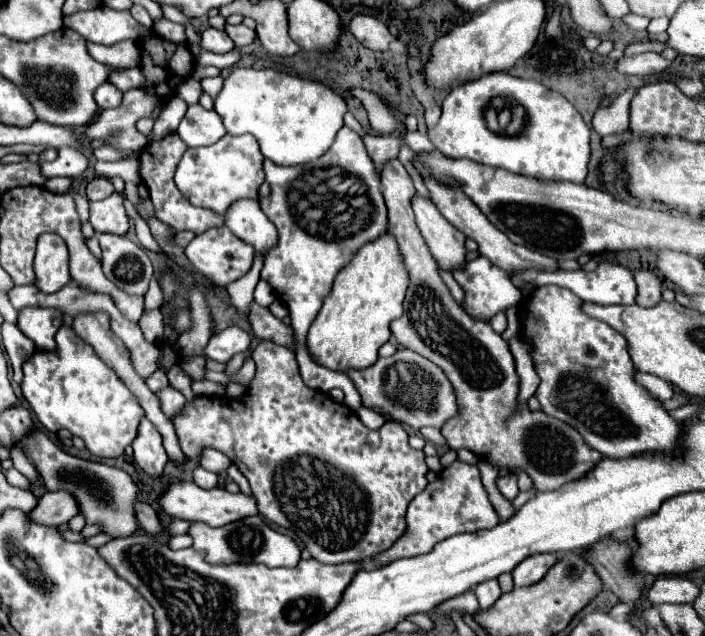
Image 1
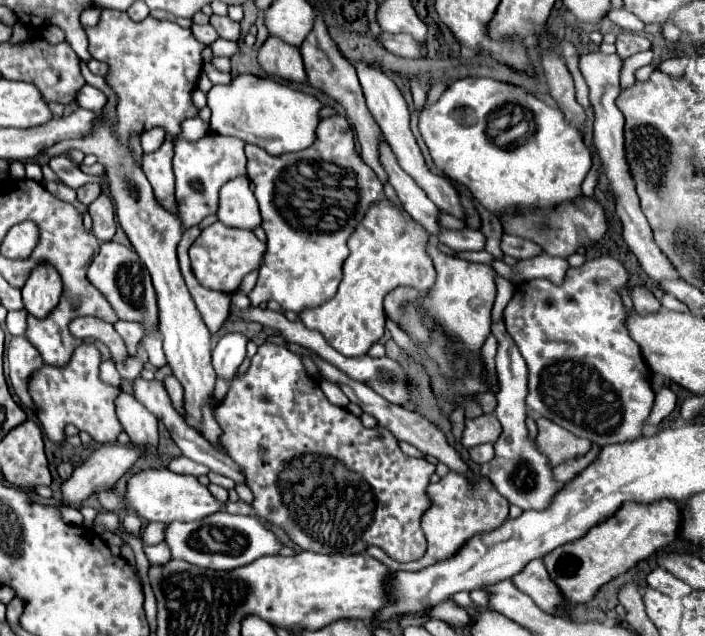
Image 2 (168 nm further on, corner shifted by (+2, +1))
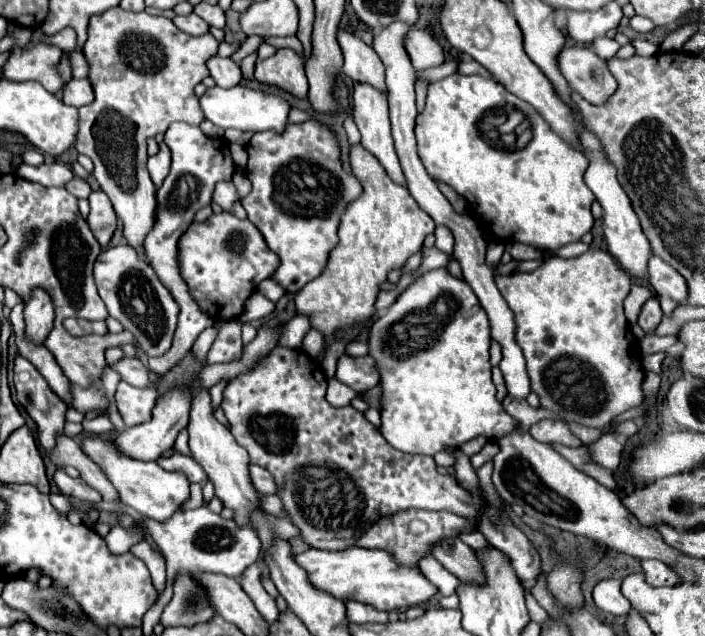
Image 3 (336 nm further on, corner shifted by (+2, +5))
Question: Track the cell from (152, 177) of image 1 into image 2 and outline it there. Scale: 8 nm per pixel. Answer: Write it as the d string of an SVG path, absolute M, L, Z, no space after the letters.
M168 138L156 152L144 154L142 170L154 188L156 200L174 216L178 216L178 206L174 202L174 172L172 172L174 144Z

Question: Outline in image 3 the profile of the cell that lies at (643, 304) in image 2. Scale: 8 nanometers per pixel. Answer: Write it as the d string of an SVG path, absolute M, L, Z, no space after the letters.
M650 298L640 312L638 326L644 330L644 334L652 334L656 330L656 326L660 324L660 320L662 320L662 308L656 298Z

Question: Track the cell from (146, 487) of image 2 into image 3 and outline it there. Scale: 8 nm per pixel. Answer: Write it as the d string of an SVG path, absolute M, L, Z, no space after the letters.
M94 434L82 436L80 448L84 450L84 454L92 462L96 462L102 468L106 478L116 486L122 502L126 506L134 508L136 512L140 512L142 516L148 516L148 518L154 518L154 520L162 522L162 520L170 518L178 510L178 506L190 496L190 482L186 480L184 474L166 472L156 462L134 460L134 458L118 452L118 446L104 436L94 436Z

